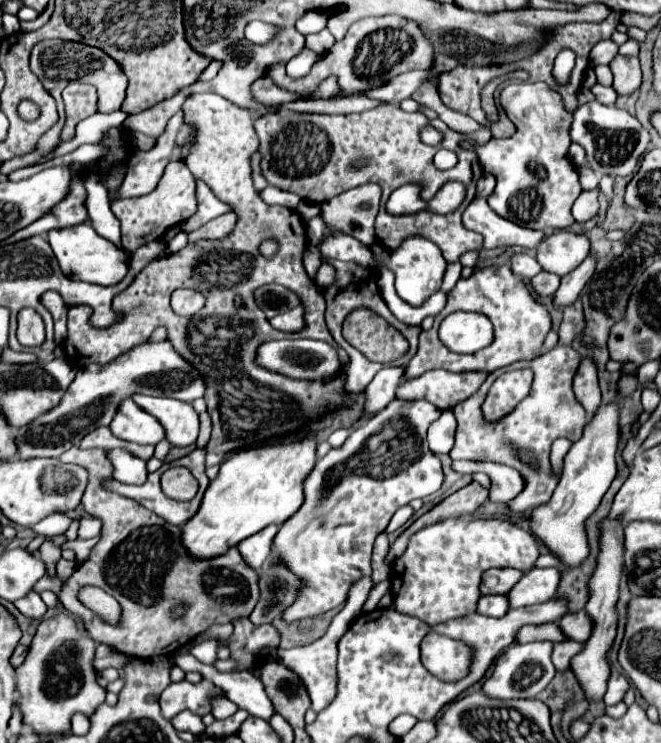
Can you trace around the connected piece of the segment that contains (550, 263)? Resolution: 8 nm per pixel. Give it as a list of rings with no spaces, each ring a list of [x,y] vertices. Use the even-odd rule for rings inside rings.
[[[560,231],[546,237],[538,245],[538,263],[542,265],[544,271],[564,277],[588,257],[588,251],[590,251],[588,237]]]

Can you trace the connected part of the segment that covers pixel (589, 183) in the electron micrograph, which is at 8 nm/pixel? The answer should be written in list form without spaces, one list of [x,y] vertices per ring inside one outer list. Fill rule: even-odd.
[[[586,165],[578,167],[578,175],[580,175],[580,185],[582,185],[584,191],[590,191],[590,189],[598,187],[598,175],[592,173],[592,169],[588,169]]]

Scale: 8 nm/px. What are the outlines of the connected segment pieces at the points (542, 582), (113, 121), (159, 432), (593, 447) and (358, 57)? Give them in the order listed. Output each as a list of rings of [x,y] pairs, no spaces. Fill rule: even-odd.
[[[556,567],[532,569],[524,573],[524,577],[520,579],[520,585],[516,585],[512,593],[508,593],[508,599],[512,601],[512,607],[546,603],[556,595],[560,579],[562,579],[562,573]]]
[[[114,111],[114,113],[110,113],[110,115],[94,113],[94,115],[86,117],[86,119],[82,119],[82,121],[76,125],[74,137],[72,137],[70,141],[62,143],[60,149],[56,149],[56,153],[52,153],[50,157],[42,159],[40,163],[48,161],[48,159],[54,159],[54,157],[60,157],[60,155],[66,155],[66,153],[72,153],[72,151],[76,151],[76,149],[78,149],[80,145],[84,145],[84,143],[100,143],[102,137],[104,137],[110,129],[120,127],[120,125],[124,123],[124,119],[126,119],[126,113],[122,113],[122,111]]]
[[[132,399],[120,405],[116,417],[110,423],[110,429],[116,437],[140,445],[156,445],[166,437],[164,427],[158,423],[158,419],[144,413]]]
[[[608,403],[602,405],[594,417],[584,425],[582,437],[570,447],[564,457],[564,471],[560,483],[552,495],[552,499],[532,511],[530,529],[536,537],[540,537],[550,551],[558,555],[558,559],[568,565],[580,565],[588,557],[588,539],[584,533],[584,521],[594,513],[600,505],[602,495],[608,491],[610,483],[616,477],[616,451],[620,439],[620,405]]]
[[[388,15],[388,17],[380,17],[380,19],[366,17],[366,19],[356,21],[348,29],[346,37],[342,41],[338,41],[332,47],[332,51],[328,51],[328,55],[312,67],[308,77],[288,79],[286,65],[283,63],[269,67],[266,75],[282,89],[300,93],[304,97],[308,97],[324,81],[324,77],[332,75],[332,77],[336,77],[340,89],[344,91],[342,97],[350,97],[352,93],[356,95],[358,91],[386,85],[392,77],[400,75],[400,73],[406,73],[412,69],[428,69],[428,67],[432,67],[432,59],[434,59],[432,43],[416,21],[402,19],[396,15]]]

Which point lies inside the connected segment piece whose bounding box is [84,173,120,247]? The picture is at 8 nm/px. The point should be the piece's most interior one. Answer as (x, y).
(103, 220)

